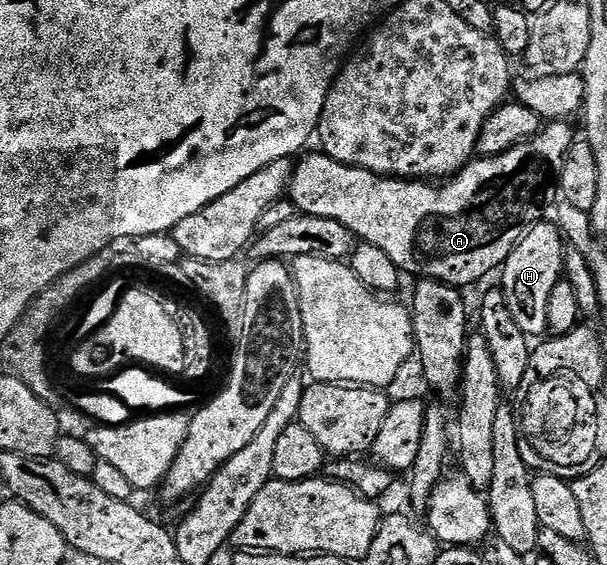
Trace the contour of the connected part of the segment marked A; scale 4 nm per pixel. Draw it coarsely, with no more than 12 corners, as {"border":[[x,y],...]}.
{"border":[[569,121],[438,184],[324,151],[298,214],[335,219],[402,274],[466,287],[544,218]]}

